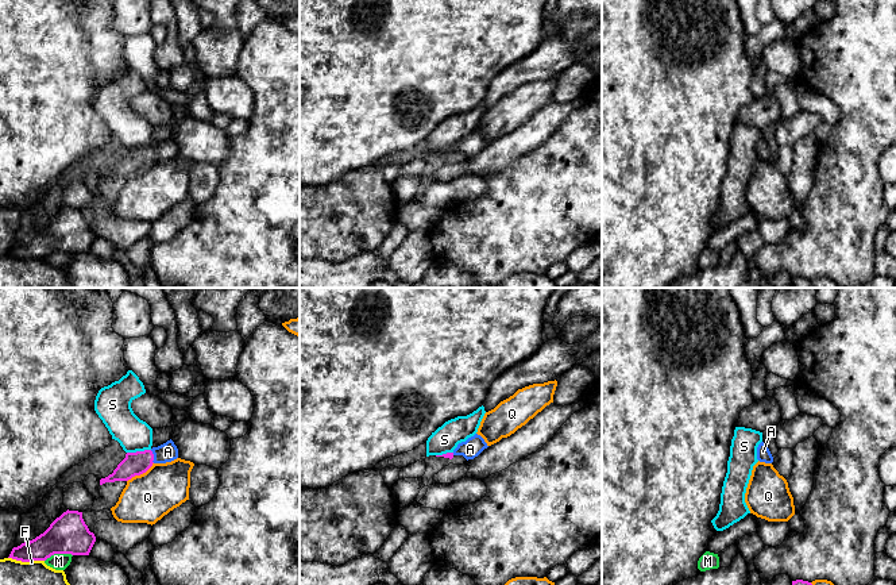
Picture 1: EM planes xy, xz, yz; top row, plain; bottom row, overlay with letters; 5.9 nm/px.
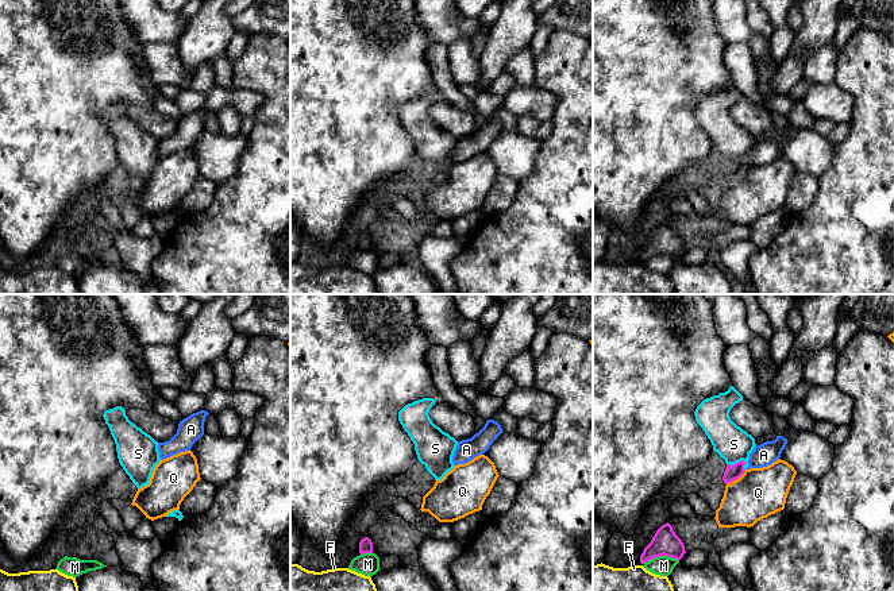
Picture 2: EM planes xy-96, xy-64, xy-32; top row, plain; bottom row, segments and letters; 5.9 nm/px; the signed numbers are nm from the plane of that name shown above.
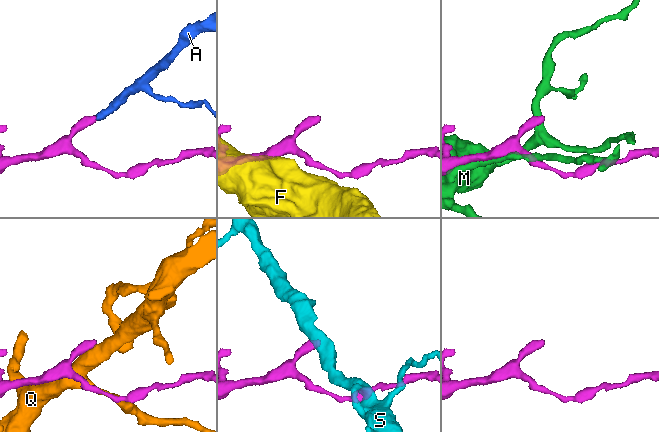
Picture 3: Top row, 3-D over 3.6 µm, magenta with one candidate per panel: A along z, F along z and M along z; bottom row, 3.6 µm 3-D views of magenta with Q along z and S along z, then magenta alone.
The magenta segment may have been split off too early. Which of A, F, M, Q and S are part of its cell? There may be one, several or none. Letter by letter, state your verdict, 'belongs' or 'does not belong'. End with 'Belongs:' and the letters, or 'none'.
A: belongs
F: does not belong
M: does not belong
Q: does not belong
S: does not belong
Belongs: A

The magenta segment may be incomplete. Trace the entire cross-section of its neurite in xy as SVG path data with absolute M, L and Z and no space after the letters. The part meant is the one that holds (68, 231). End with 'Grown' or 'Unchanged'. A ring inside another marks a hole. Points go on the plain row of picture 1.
M67 207L43 231L13 245L8 255L30 259L46 258L54 251L89 253L94 239L82 209Z. Unchanged

